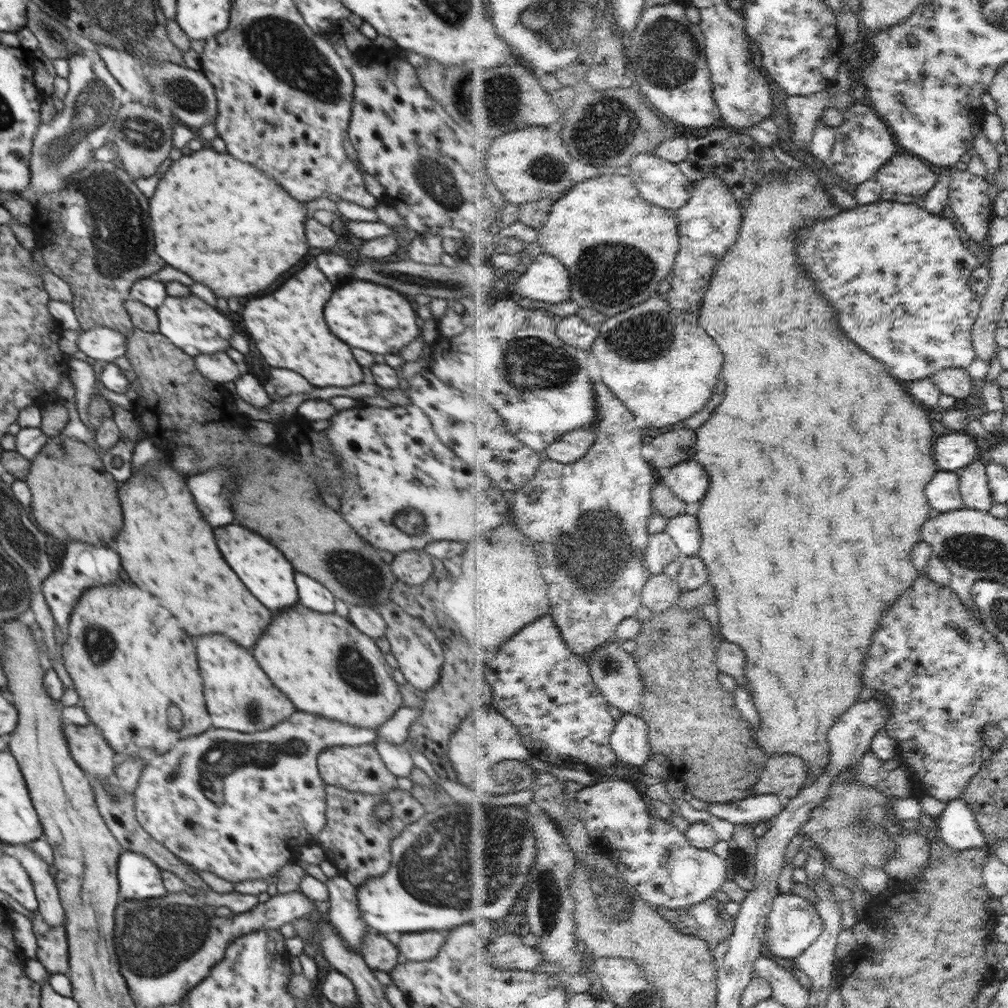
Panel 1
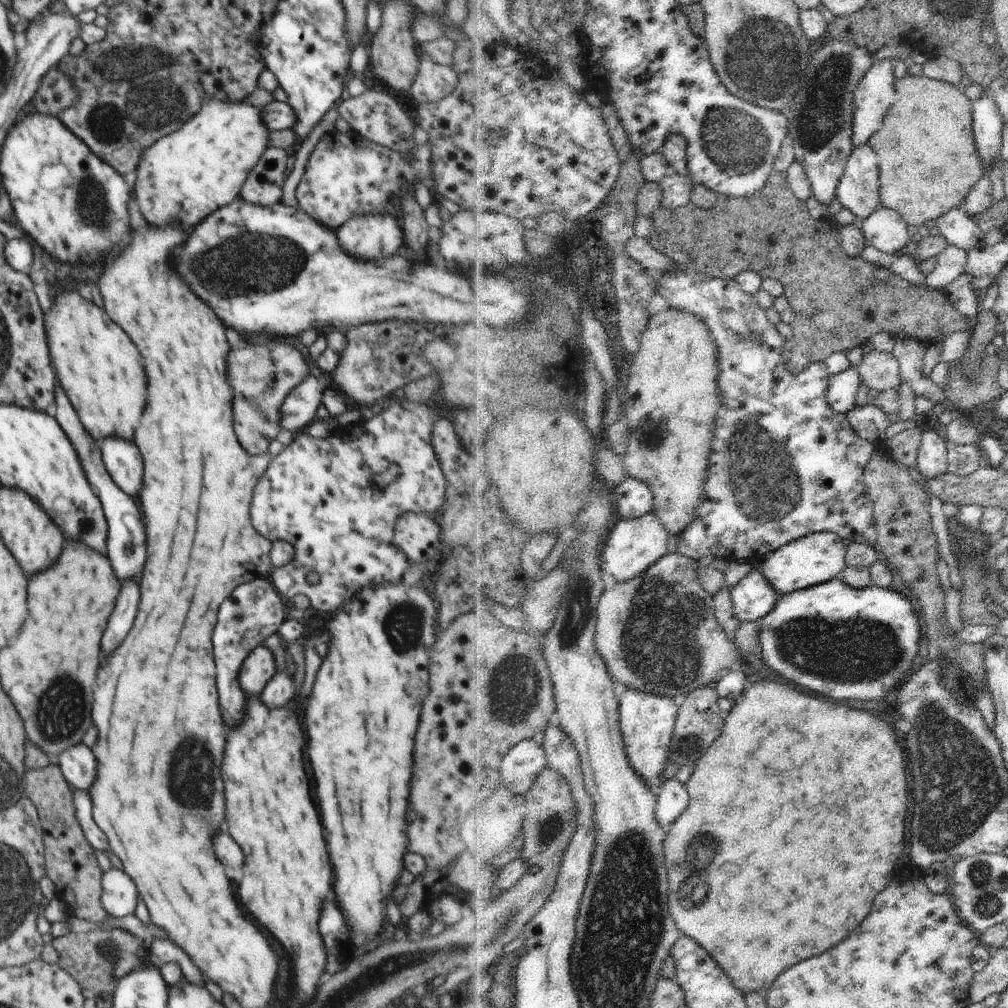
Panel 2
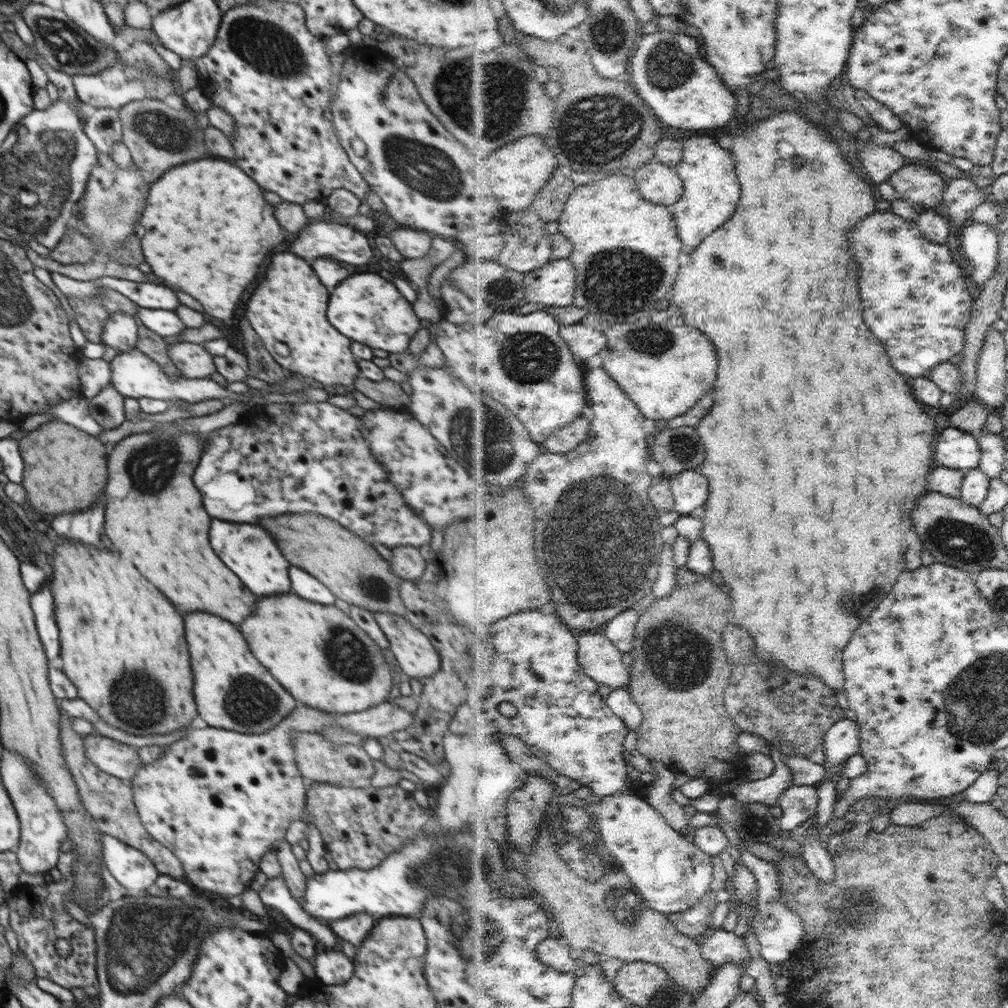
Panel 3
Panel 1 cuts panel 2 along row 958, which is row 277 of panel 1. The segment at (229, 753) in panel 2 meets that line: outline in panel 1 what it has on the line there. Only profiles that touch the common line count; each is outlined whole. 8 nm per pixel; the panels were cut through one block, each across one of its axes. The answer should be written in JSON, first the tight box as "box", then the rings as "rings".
{"box":[242,266,364,386],"rings":[[[304,266],[298,274],[286,280],[272,296],[278,302],[250,300],[242,312],[244,326],[266,362],[274,368],[288,368],[302,374],[314,386],[352,386],[364,380],[362,368],[352,358],[348,344],[338,340],[326,326],[322,308],[334,288],[324,274],[314,266]]]}

